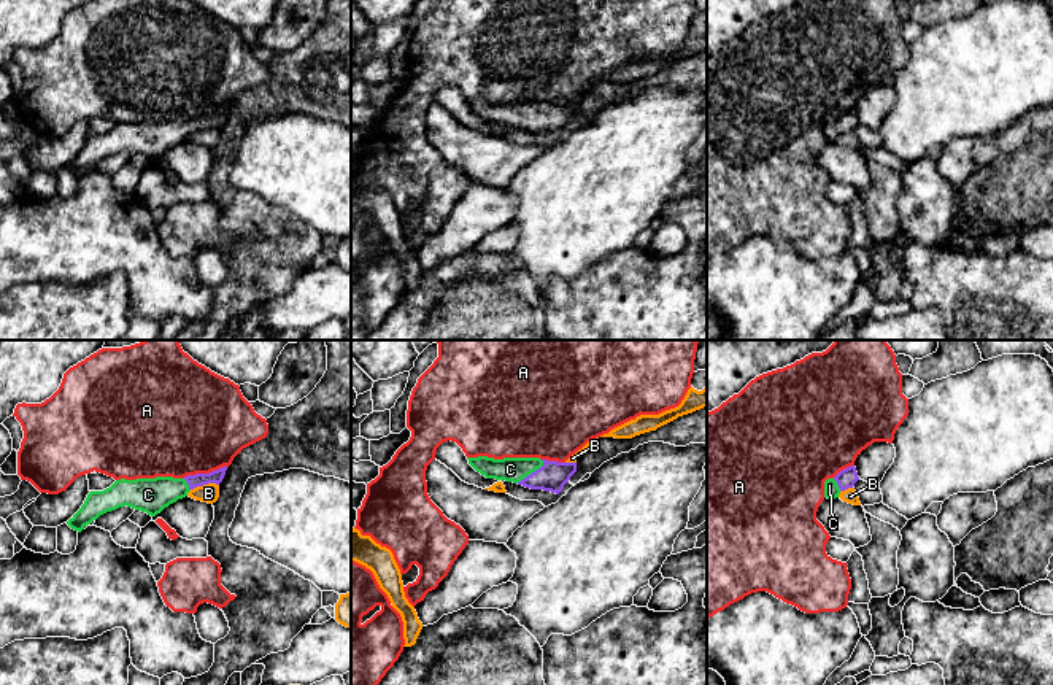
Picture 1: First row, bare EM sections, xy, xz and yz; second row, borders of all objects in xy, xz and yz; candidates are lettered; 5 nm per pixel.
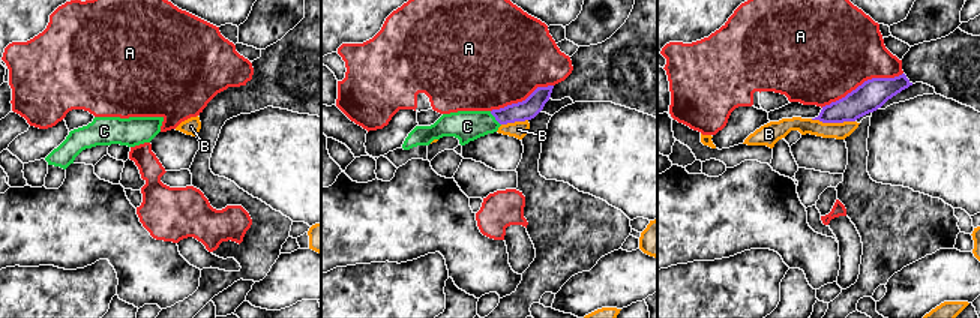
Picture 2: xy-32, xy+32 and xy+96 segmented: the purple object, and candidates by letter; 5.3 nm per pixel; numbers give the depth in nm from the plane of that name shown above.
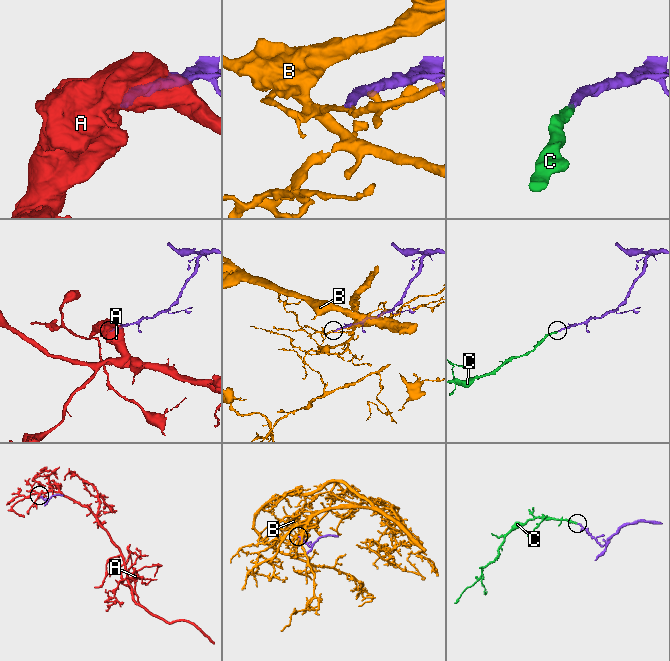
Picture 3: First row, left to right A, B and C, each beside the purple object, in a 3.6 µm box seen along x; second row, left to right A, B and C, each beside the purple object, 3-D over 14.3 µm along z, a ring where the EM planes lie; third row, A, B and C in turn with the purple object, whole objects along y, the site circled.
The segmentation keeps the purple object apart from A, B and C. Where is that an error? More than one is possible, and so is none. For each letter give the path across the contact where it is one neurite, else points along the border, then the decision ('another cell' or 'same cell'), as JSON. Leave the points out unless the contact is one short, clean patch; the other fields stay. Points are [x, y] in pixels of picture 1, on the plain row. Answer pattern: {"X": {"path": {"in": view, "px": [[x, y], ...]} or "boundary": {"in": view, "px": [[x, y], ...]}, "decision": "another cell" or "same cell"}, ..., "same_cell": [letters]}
{"A": {"decision": "another cell"}, "B": {"boundary": {"in": "xy", "px": [[218, 127], [204, 127], [191, 134]]}, "decision": "another cell"}, "C": {"path": {"in": "xz", "px": [[551, 119], [532, 116], [510, 113]]}, "decision": "same cell"}, "same_cell": ["C"]}

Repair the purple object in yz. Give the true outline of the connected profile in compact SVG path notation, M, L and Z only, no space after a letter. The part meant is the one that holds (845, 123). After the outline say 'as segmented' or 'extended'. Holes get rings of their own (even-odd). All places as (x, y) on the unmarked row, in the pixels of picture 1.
M854 110L840 114L834 122L824 126L824 141L839 141L842 135L853 132L858 124L859 121Z; extended

